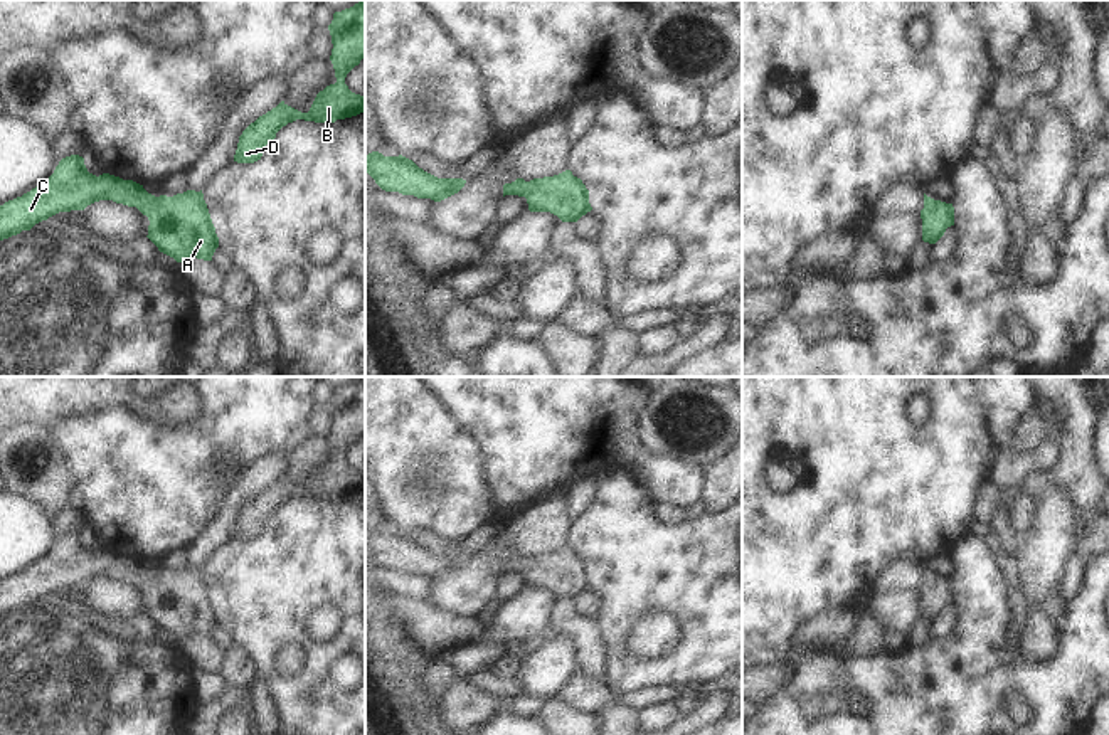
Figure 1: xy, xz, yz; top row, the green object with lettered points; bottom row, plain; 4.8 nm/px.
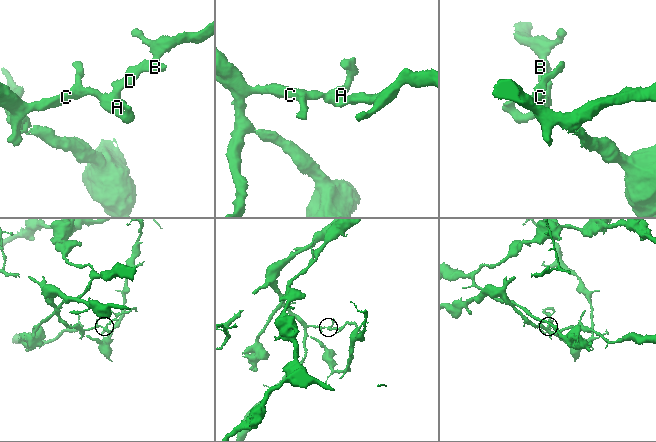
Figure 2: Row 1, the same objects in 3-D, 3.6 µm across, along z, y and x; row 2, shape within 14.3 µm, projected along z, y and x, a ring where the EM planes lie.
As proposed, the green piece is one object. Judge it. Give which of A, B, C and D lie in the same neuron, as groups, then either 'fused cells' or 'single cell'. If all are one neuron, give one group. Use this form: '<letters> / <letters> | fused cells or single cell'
A B C D | single cell

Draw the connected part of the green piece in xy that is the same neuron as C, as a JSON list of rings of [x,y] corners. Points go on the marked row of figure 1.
[[[79,155],[62,158],[47,180],[0,205],[0,241],[30,230],[59,212],[84,210],[99,200],[136,207],[150,220],[146,237],[177,262],[195,257],[212,261],[219,247],[202,190],[155,197],[133,180],[89,173]]]

